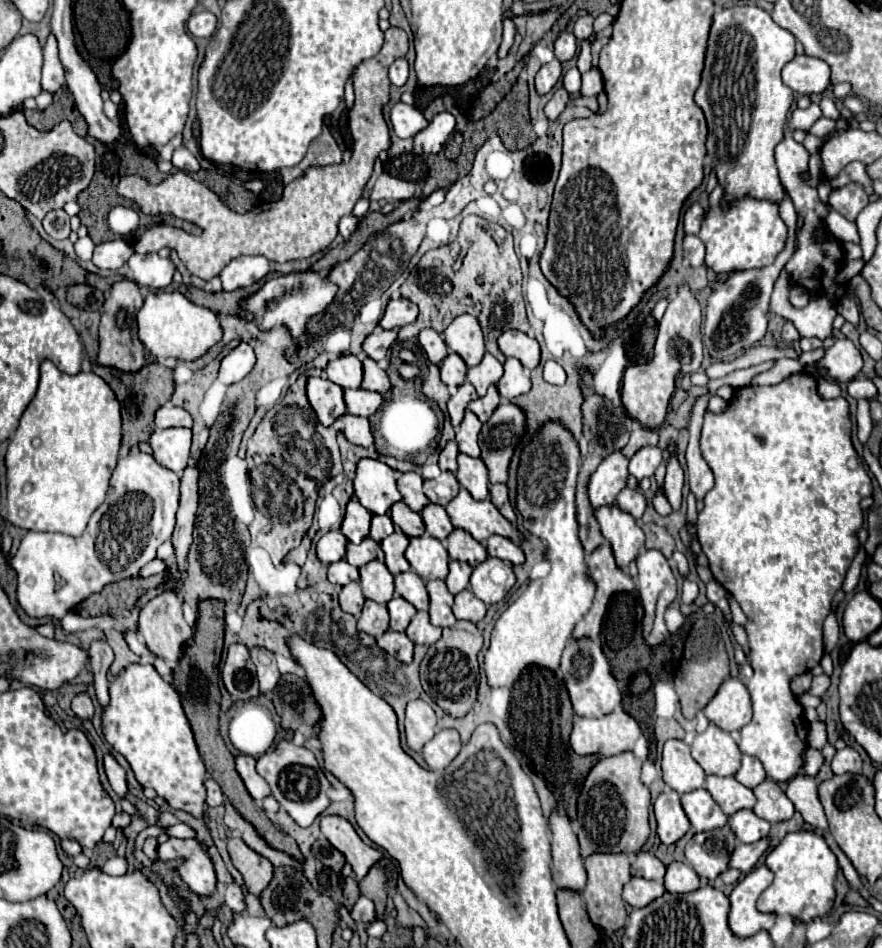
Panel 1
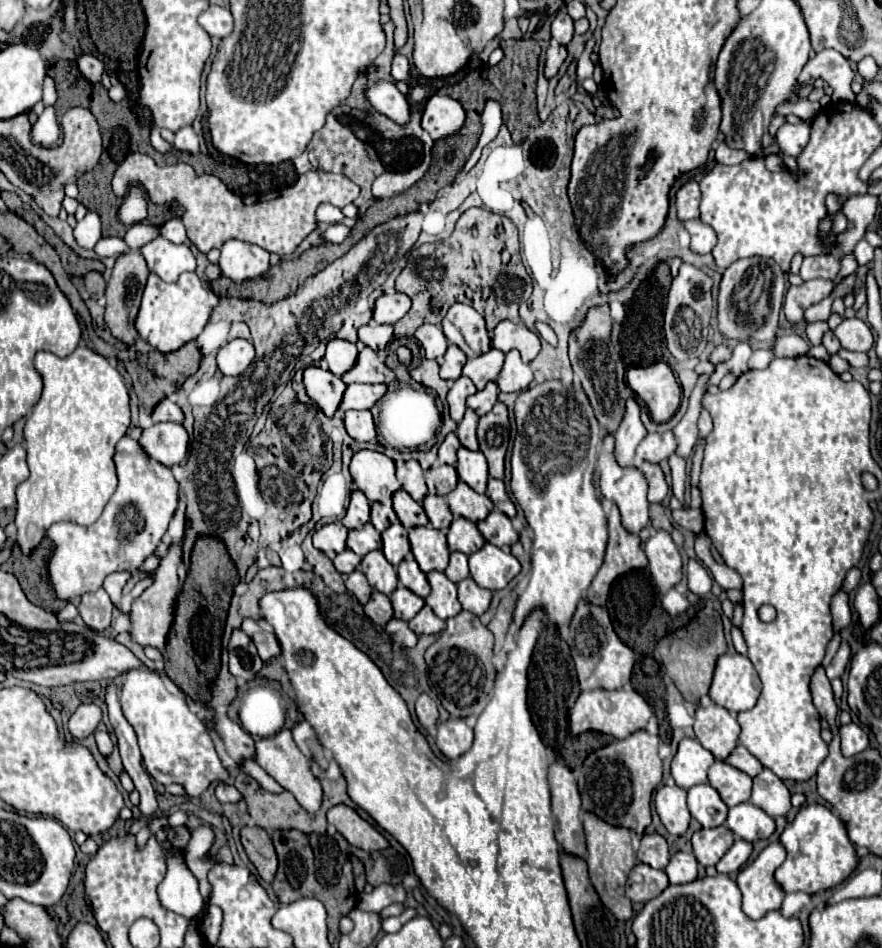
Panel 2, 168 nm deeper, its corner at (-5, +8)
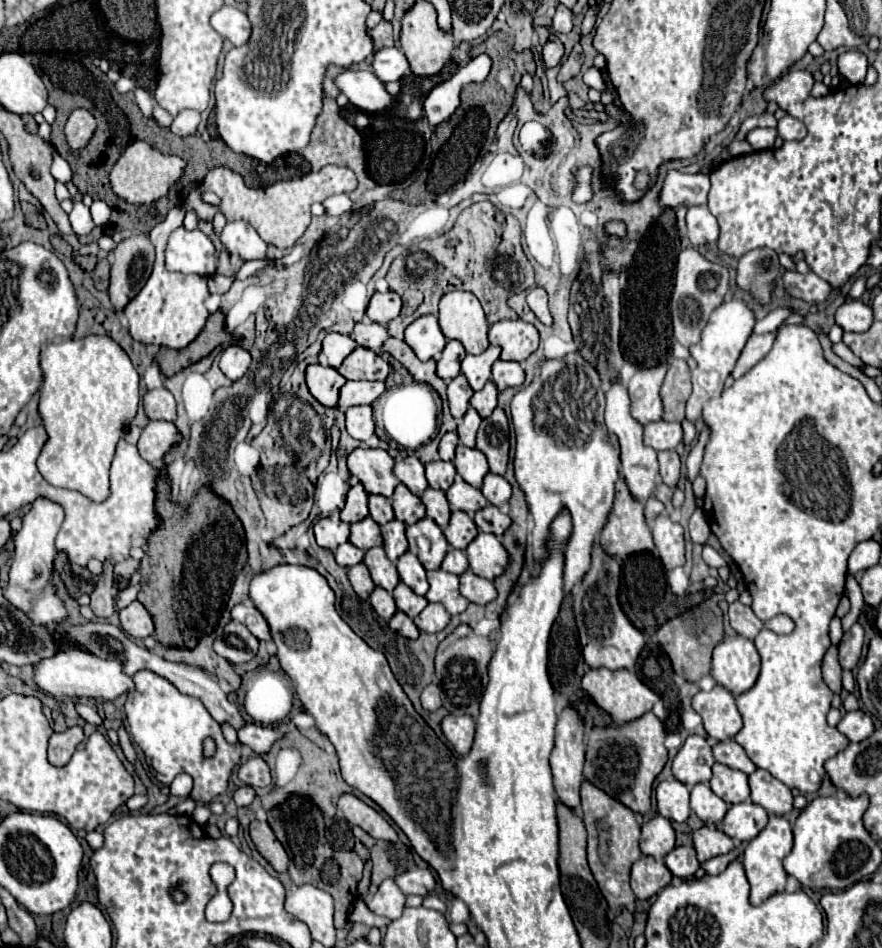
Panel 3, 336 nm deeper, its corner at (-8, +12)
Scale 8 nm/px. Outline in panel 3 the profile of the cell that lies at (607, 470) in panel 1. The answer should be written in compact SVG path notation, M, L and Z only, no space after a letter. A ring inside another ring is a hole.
M659 364L653 368L639 368L635 376L627 382L629 396L633 400L633 416L637 416L641 424L649 424L663 416L663 402L659 390L667 370L669 370L667 364Z

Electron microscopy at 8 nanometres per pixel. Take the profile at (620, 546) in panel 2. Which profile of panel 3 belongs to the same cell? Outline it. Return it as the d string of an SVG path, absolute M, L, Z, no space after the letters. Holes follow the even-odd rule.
M619 476L615 484L615 502L599 540L605 544L605 550L617 558L625 556L625 552L653 548L651 528L645 520L645 504L629 492L623 476Z

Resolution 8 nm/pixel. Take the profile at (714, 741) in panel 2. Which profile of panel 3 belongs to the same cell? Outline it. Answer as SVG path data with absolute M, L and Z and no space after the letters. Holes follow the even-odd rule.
M715 684L711 692L697 692L693 696L693 708L701 714L707 734L715 740L733 738L743 726L741 714L735 706L735 696L719 684Z

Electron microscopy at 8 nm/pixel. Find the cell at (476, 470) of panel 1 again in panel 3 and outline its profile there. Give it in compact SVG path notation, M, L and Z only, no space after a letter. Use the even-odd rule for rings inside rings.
M459 444L455 450L455 470L467 484L481 488L483 476L489 472L489 466L483 452L479 452L477 448L465 448L463 444Z

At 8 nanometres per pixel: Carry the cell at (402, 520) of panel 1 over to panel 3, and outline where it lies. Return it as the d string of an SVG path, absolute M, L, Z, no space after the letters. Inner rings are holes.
M399 484L395 488L391 502L393 502L395 518L405 524L415 524L417 520L421 520L425 516L425 506L421 504L421 498L415 496L413 492L409 492L409 488L405 488L405 484Z

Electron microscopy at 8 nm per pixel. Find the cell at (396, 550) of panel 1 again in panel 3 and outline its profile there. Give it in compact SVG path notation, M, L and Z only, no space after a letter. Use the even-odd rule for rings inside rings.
M391 520L385 526L381 526L381 534L383 534L383 548L387 552L387 558L395 562L407 550L405 524L401 524L399 520Z

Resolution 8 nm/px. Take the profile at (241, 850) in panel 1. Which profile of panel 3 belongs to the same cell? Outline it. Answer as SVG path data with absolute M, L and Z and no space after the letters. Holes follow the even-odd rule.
M253 820L251 826L249 826L249 834L251 834L251 840L255 842L259 854L267 862L271 862L277 872L285 872L287 866L289 866L289 856L287 856L285 848L281 846L281 842L275 838L269 824Z

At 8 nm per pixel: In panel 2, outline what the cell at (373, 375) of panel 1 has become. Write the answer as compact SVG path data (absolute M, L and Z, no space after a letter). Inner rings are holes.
M360 346L358 360L350 372L342 376L344 384L390 384L394 380L394 370L390 370L372 348Z

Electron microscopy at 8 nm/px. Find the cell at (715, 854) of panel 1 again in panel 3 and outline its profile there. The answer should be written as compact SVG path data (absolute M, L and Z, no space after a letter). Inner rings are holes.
M703 826L703 828L695 830L693 842L695 842L699 862L705 862L705 860L711 860L715 856L727 854L735 846L733 840L725 832L721 832L719 828L709 828L709 826Z

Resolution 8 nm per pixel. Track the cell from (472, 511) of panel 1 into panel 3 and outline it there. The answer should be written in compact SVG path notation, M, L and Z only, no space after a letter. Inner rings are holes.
M455 476L455 482L447 490L447 500L451 504L451 510L463 510L467 514L473 514L487 506L481 490L469 486L465 480L461 480L461 476Z

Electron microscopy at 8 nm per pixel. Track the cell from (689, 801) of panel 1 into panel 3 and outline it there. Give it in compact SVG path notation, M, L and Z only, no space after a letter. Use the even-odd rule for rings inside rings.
M695 784L691 790L691 810L705 824L719 824L727 812L727 804L707 784Z

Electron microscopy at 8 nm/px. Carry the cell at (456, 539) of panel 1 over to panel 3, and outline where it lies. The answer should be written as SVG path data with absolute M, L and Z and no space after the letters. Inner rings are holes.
M457 510L451 514L451 520L447 524L447 528L443 530L447 542L453 546L453 548L459 548L459 550L465 550L469 546L469 542L477 536L477 526L473 524L473 520L469 518L469 514Z

